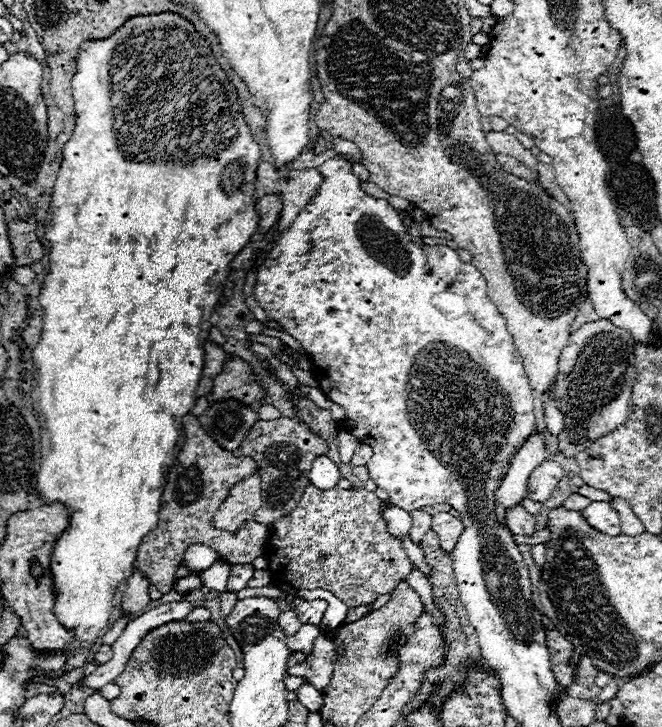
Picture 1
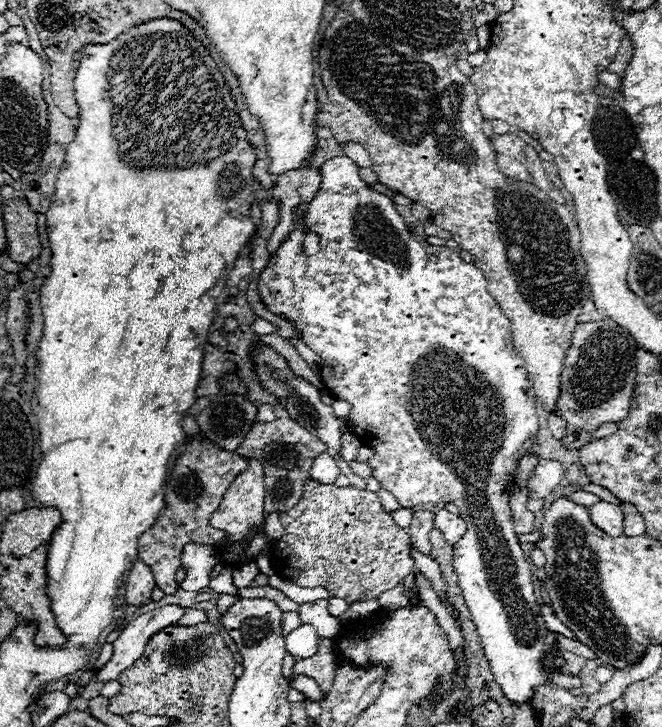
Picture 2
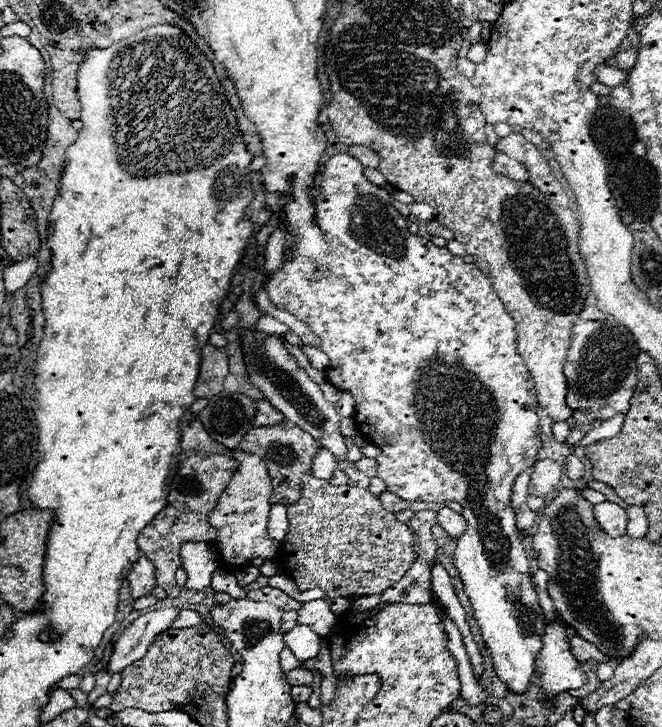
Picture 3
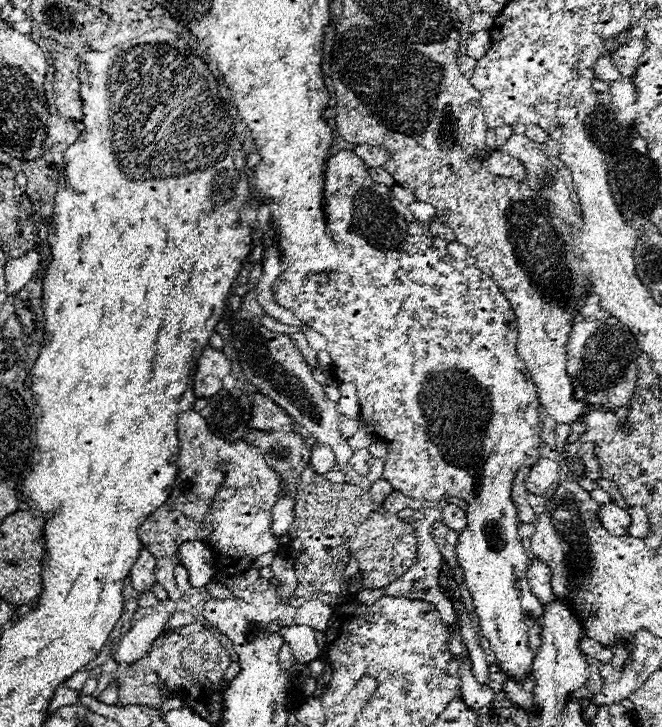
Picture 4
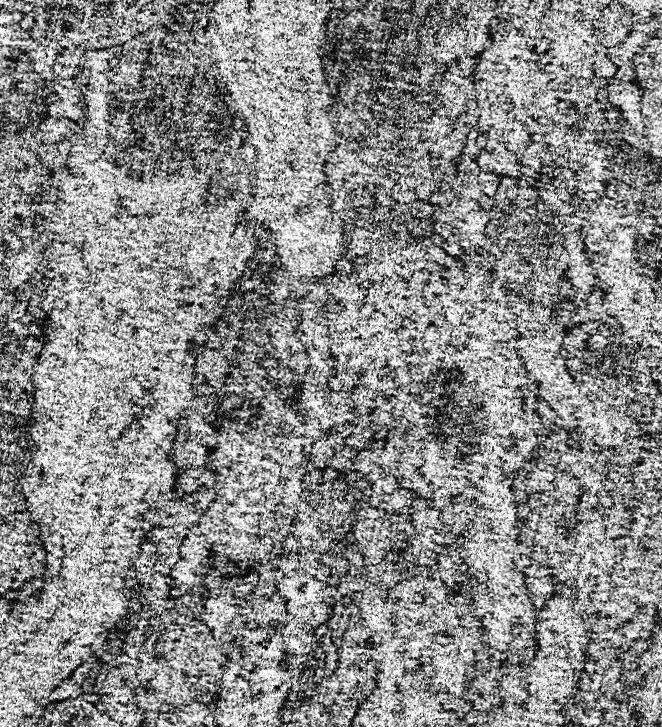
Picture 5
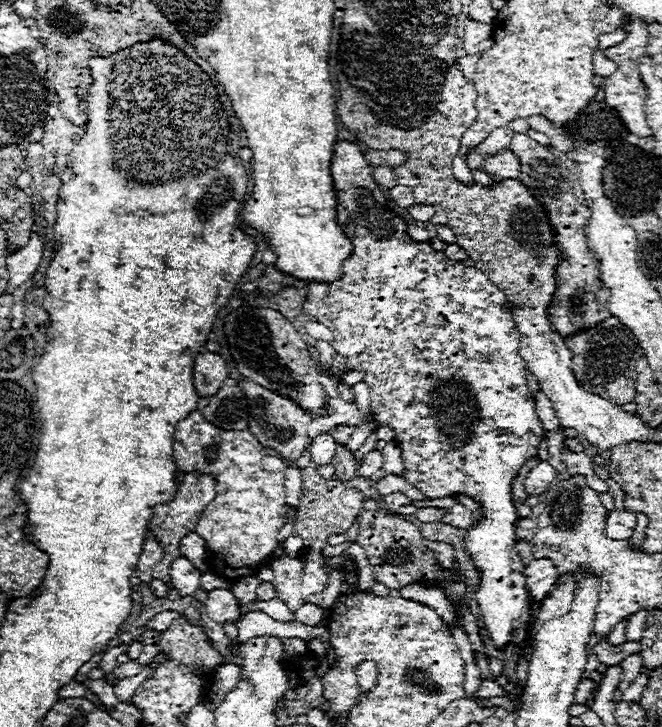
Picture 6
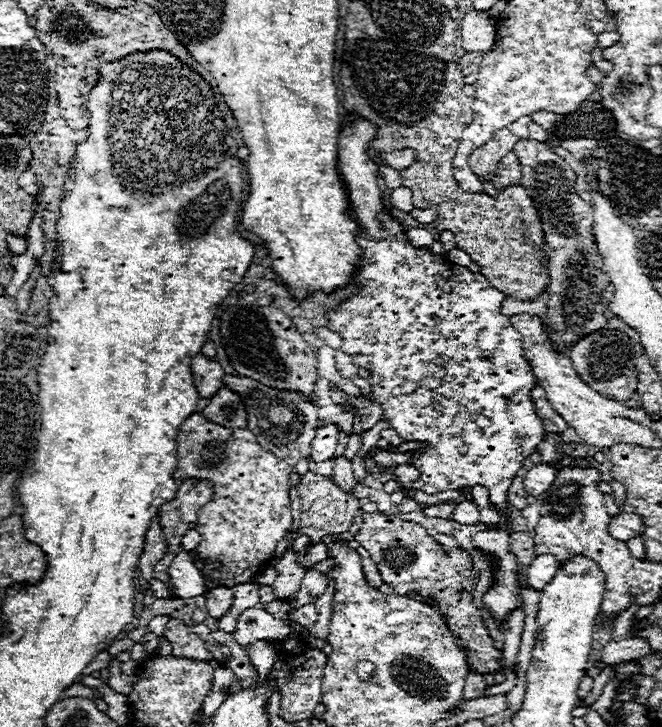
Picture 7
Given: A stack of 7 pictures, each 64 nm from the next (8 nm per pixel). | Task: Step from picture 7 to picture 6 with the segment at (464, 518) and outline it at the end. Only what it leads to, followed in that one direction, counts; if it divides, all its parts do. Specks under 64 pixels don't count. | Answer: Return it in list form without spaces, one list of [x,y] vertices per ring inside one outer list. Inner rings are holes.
[[[456,504],[446,512],[442,522],[450,524],[450,526],[456,526],[456,528],[470,528],[474,524],[474,514],[470,510],[466,510],[466,506]]]

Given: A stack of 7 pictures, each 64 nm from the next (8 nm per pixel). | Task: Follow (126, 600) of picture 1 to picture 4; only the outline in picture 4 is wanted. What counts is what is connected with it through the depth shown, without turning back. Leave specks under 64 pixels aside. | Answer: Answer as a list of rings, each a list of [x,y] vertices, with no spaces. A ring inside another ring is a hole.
[[[142,550],[140,552],[136,564],[128,572],[128,578],[132,582],[132,588],[138,594],[142,594],[146,590],[152,590],[152,586],[156,584],[156,580],[154,580],[154,558],[150,556],[148,550]]]

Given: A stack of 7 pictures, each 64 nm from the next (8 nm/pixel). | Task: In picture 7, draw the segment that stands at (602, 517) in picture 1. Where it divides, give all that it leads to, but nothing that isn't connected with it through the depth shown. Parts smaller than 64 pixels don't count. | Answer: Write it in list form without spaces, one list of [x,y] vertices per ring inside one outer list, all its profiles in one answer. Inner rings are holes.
[[[620,512],[620,514],[612,516],[610,526],[608,526],[608,534],[614,536],[616,540],[624,540],[624,542],[634,538],[642,530],[644,530],[644,526],[640,524],[640,516],[628,514],[628,512]]]

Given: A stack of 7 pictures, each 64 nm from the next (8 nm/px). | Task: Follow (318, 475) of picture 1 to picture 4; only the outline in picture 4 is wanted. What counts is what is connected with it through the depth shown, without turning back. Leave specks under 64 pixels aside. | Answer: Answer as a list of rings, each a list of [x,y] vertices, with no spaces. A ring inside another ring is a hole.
[[[316,444],[312,450],[312,458],[310,458],[310,468],[316,470],[320,476],[328,474],[330,470],[336,468],[336,460],[334,460],[334,452],[324,446],[324,444]]]

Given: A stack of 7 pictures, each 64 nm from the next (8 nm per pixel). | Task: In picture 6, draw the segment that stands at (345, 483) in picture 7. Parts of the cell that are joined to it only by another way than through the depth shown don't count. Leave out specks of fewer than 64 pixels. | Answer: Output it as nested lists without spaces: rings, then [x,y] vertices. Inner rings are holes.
[[[338,444],[338,460],[332,460],[332,466],[336,470],[334,478],[338,480],[352,480],[356,476],[356,458],[354,452],[350,452],[344,444]]]

